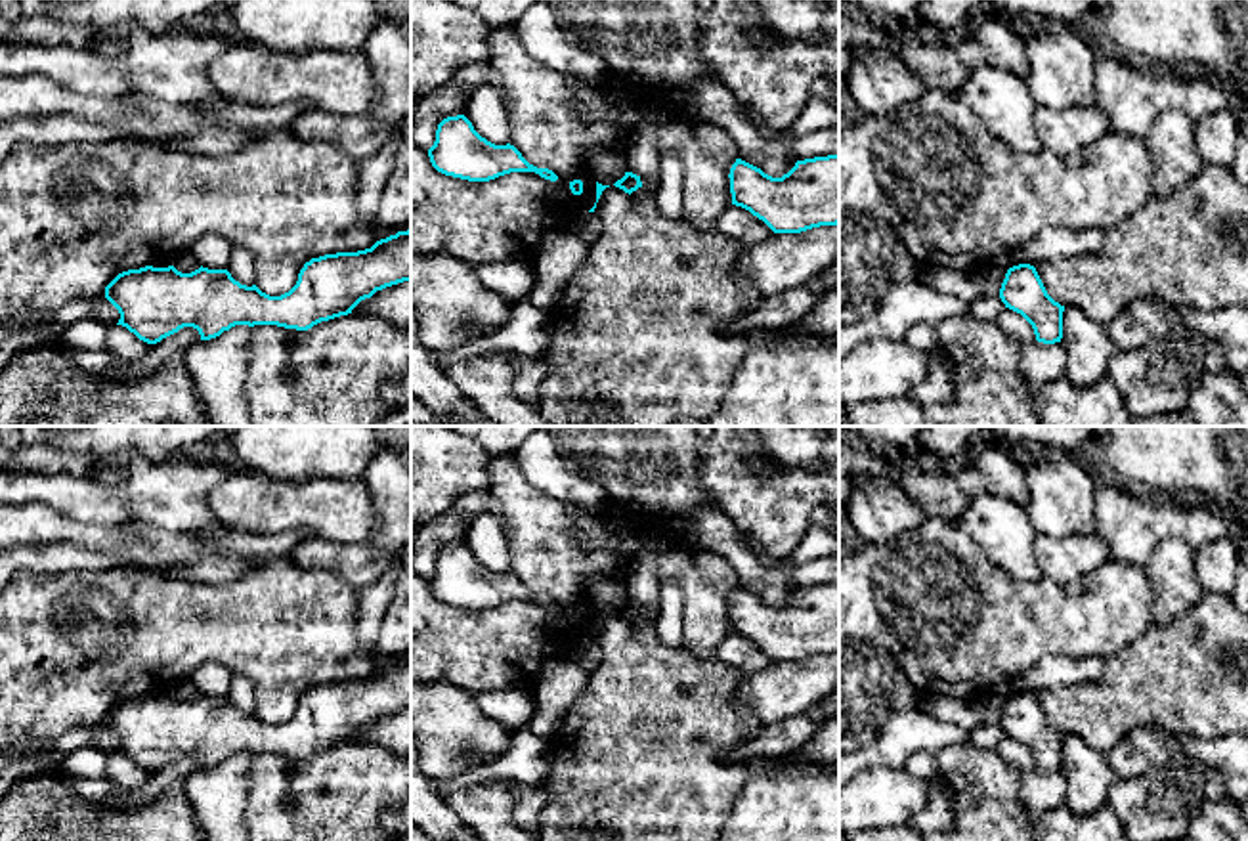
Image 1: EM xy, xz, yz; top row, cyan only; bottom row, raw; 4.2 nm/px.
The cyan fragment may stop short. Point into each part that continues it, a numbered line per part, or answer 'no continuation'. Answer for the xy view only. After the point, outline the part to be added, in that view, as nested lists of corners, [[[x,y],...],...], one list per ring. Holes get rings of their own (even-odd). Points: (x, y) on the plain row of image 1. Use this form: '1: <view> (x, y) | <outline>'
no continuation

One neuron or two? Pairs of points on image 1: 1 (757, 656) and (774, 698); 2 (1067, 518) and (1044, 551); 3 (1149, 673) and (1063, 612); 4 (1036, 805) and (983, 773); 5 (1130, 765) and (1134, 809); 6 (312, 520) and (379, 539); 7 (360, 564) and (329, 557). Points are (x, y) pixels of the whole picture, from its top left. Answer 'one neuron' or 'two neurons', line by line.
1: two neurons
2: two neurons
3: two neurons
4: two neurons
5: two neurons
6: two neurons
7: one neuron

